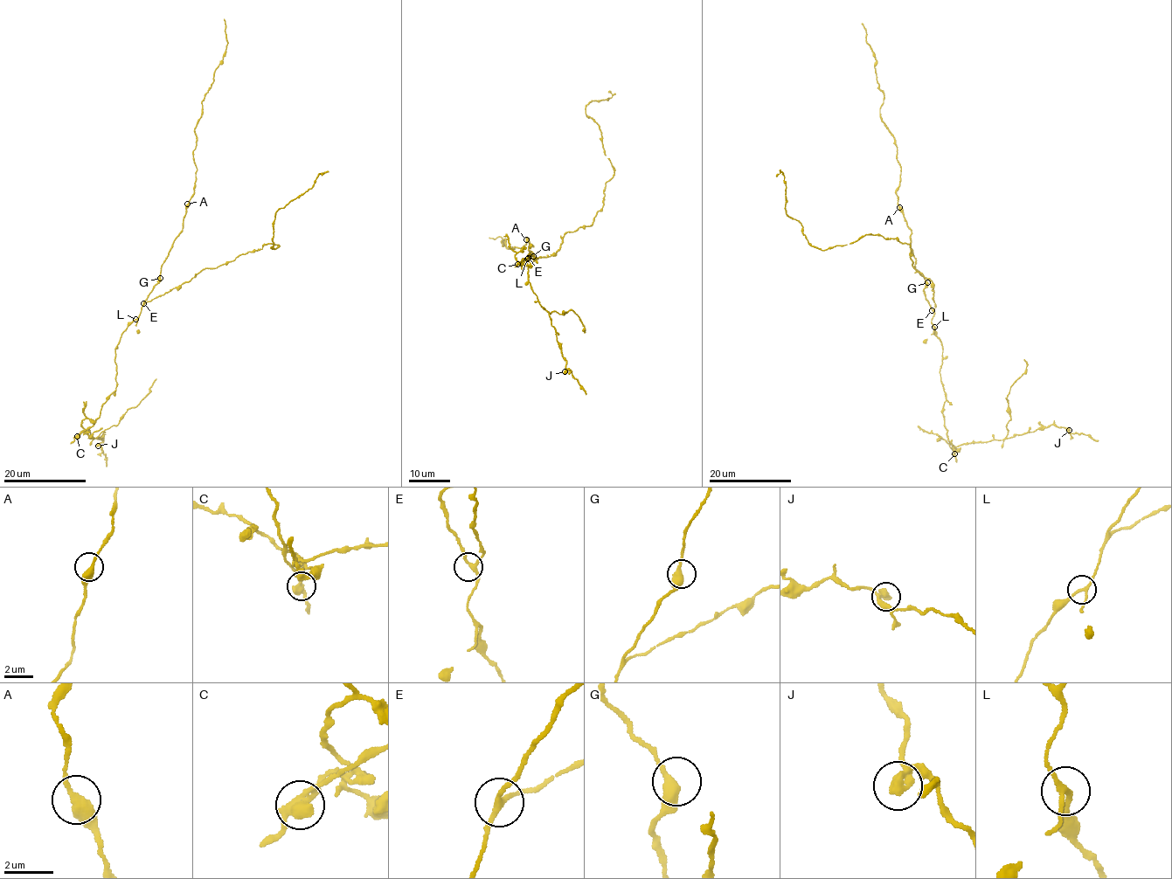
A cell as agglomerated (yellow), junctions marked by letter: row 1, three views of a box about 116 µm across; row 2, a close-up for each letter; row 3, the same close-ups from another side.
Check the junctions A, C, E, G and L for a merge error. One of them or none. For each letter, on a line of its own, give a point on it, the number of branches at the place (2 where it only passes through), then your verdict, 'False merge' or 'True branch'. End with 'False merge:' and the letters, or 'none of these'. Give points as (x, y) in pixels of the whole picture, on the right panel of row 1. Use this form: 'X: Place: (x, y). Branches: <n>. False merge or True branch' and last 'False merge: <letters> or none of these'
A: Place: (899, 207). Branches: 2. True branch
C: Place: (954, 453). Branches: 3. False merge
E: Place: (932, 310). Branches: 3. True branch
G: Place: (927, 282). Branches: 2. True branch
L: Place: (934, 327). Branches: 3. True branch
False merge: C

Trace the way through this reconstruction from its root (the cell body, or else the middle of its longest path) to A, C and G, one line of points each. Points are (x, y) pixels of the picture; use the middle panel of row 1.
A: (536, 259), (530, 262), (527, 258), (532, 252), (528, 248), (529, 245), (533, 245), (526, 239)
C: (536, 259), (530, 261), (529, 256), (521, 266), (523, 259), (535, 258), (530, 254), (517, 265)
G: (536, 259), (530, 262), (527, 258), (530, 252), (533, 256)

